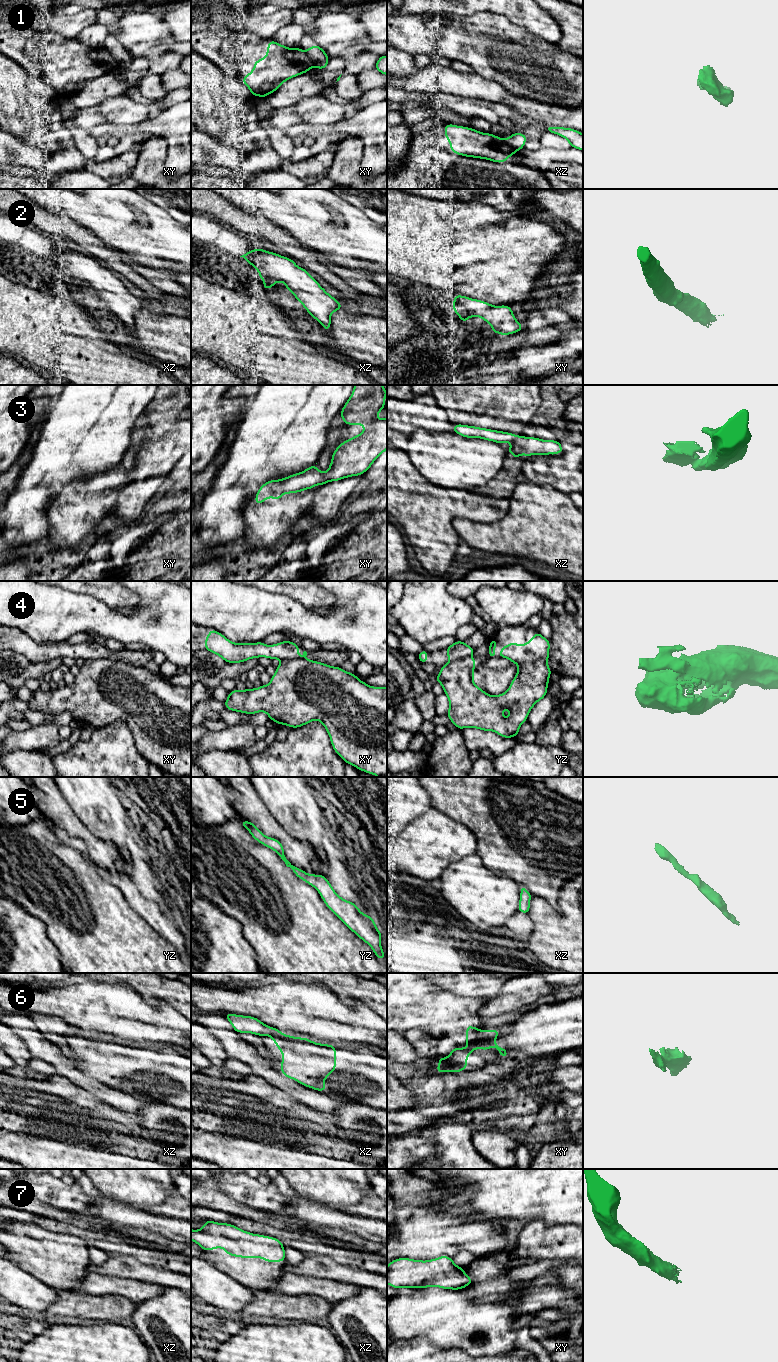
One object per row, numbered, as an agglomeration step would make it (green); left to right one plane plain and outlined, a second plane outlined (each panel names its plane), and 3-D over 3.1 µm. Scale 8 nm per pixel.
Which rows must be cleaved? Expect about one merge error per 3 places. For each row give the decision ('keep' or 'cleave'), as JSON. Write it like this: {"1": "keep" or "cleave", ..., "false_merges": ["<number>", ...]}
{"1": "cleave", "2": "keep", "3": "cleave", "4": "cleave", "5": "keep", "6": "cleave", "7": "keep", "false_merges": ["1", "3", "4", "6"]}

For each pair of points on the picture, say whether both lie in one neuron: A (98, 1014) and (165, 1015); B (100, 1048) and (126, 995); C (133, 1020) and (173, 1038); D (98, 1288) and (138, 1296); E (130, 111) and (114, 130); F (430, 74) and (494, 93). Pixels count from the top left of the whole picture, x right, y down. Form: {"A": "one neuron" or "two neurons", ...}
{"A": "one neuron", "B": "two neurons", "C": "one neuron", "D": "one neuron", "E": "two neurons", "F": "one neuron"}

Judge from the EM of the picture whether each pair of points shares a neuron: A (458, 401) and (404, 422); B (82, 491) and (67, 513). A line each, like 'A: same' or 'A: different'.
A: different
B: same

